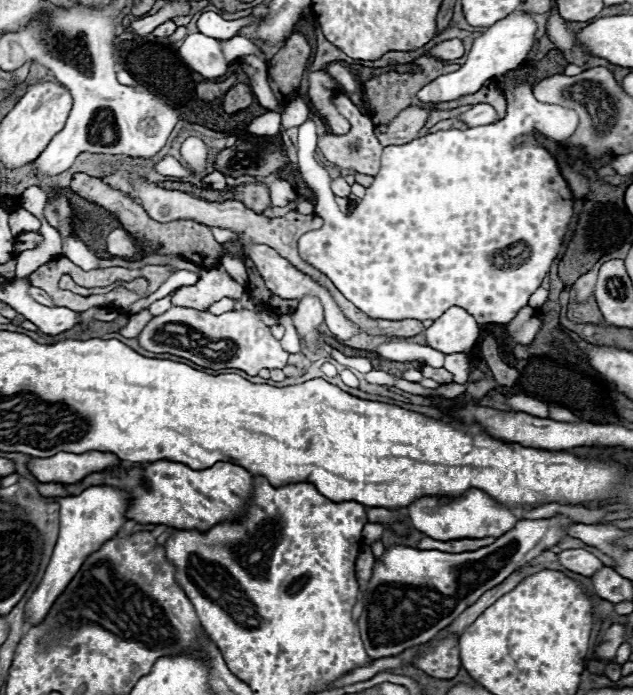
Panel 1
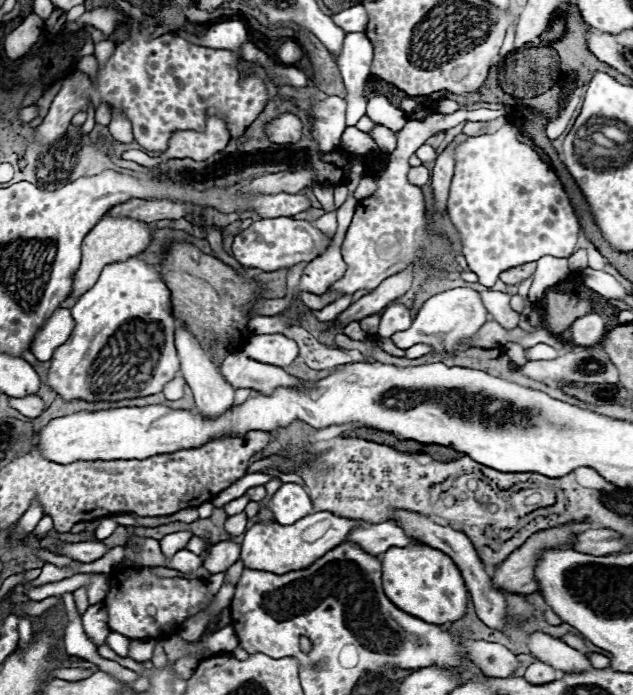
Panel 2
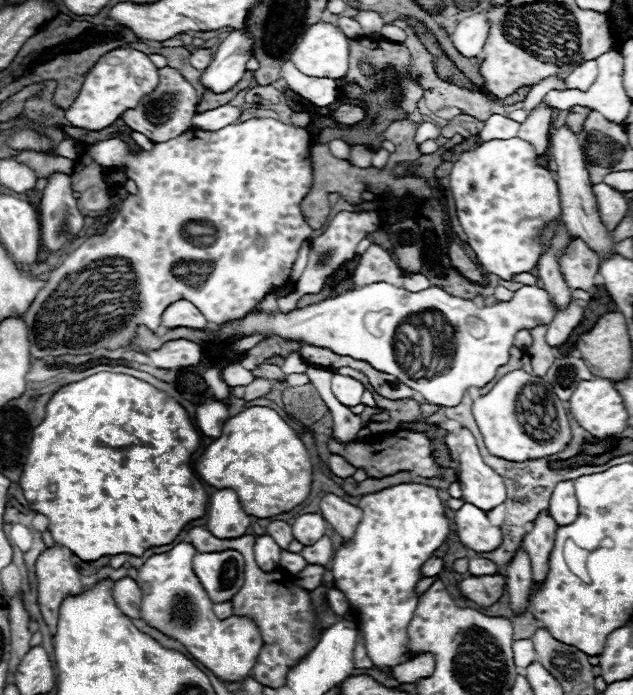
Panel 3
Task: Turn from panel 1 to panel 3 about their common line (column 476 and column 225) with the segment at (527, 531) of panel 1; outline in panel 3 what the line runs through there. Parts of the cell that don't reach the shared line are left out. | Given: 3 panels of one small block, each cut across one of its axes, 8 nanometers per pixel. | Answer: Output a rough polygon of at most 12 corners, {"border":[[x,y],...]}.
{"border":[[236,550],[196,552],[192,568],[212,602],[244,584]]}

